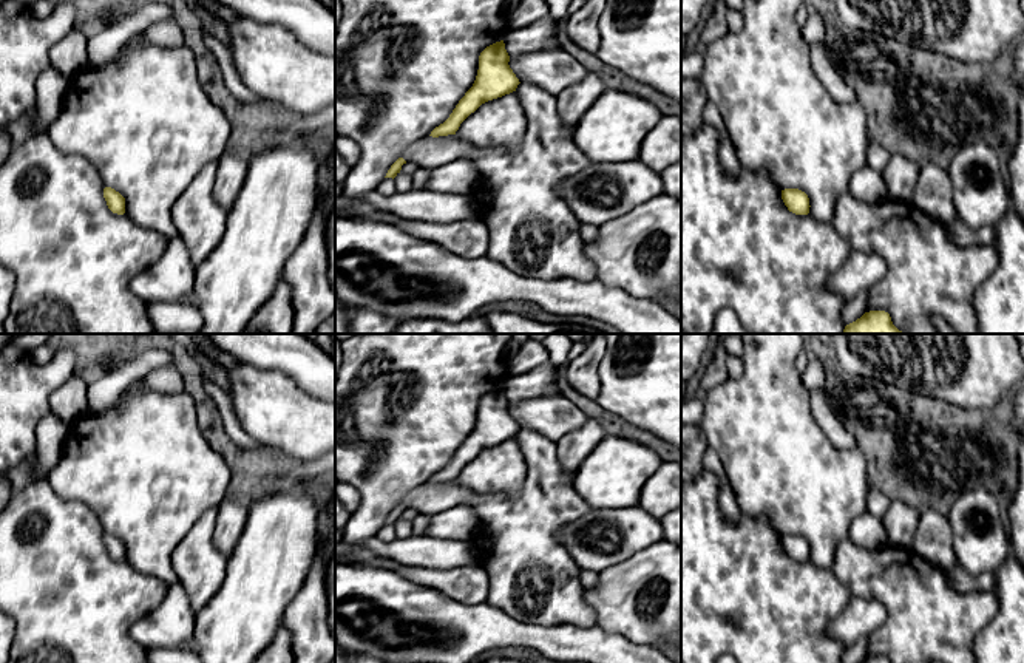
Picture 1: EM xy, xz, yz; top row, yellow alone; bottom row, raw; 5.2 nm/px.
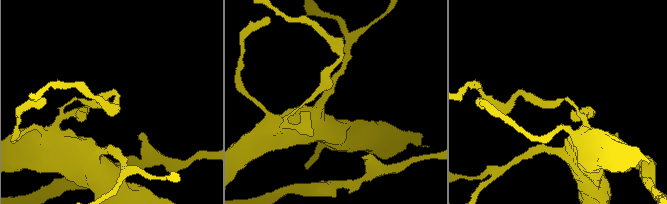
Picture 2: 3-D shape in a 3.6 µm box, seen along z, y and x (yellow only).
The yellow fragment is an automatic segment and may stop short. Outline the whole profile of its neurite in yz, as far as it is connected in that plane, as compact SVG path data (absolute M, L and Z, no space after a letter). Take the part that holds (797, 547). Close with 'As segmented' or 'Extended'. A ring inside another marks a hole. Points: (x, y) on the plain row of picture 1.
M785 535L782 536L782 546L789 558L795 561L808 561L809 559L809 544L805 538L799 535Z. As segmented

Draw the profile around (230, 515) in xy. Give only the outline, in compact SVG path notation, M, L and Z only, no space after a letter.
M224 499L216 505L216 522L213 530L213 544L227 558L233 553L249 516L249 507L238 501Z

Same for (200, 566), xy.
M216 507L204 512L173 550L170 561L196 614L213 600L225 578L227 556L213 544Z

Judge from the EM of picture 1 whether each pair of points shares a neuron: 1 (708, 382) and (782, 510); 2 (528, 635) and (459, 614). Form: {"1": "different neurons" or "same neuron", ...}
{"1": "different neurons", "2": "same neuron"}

